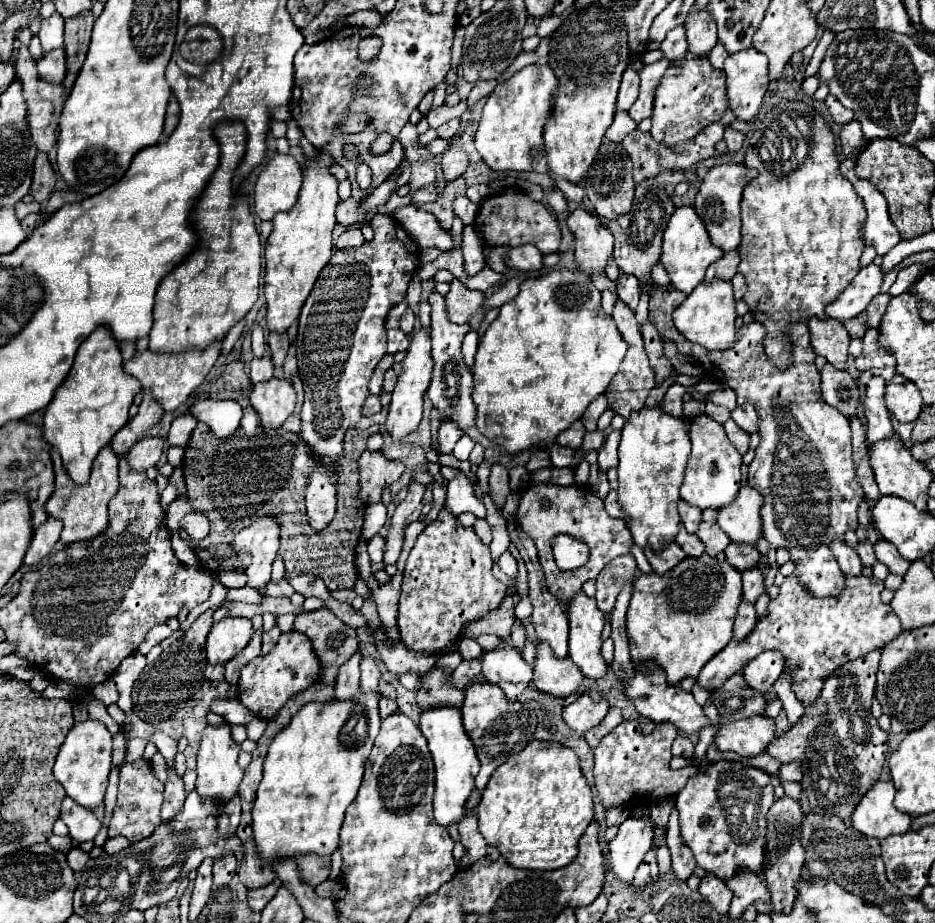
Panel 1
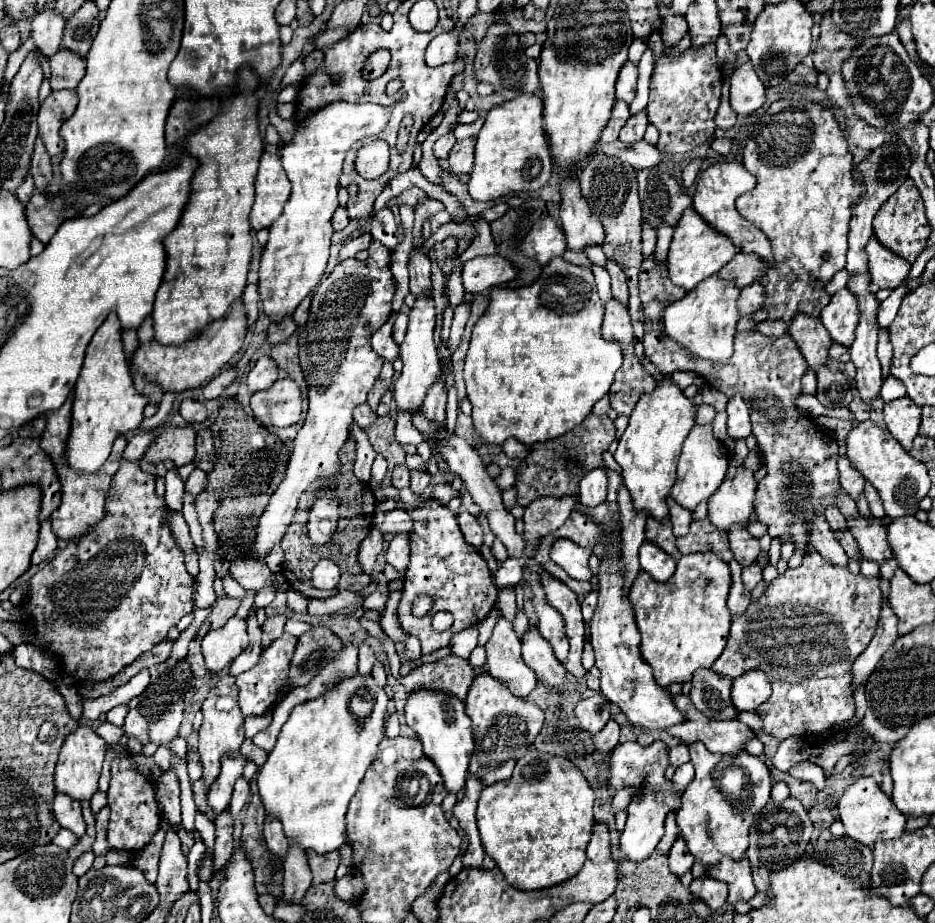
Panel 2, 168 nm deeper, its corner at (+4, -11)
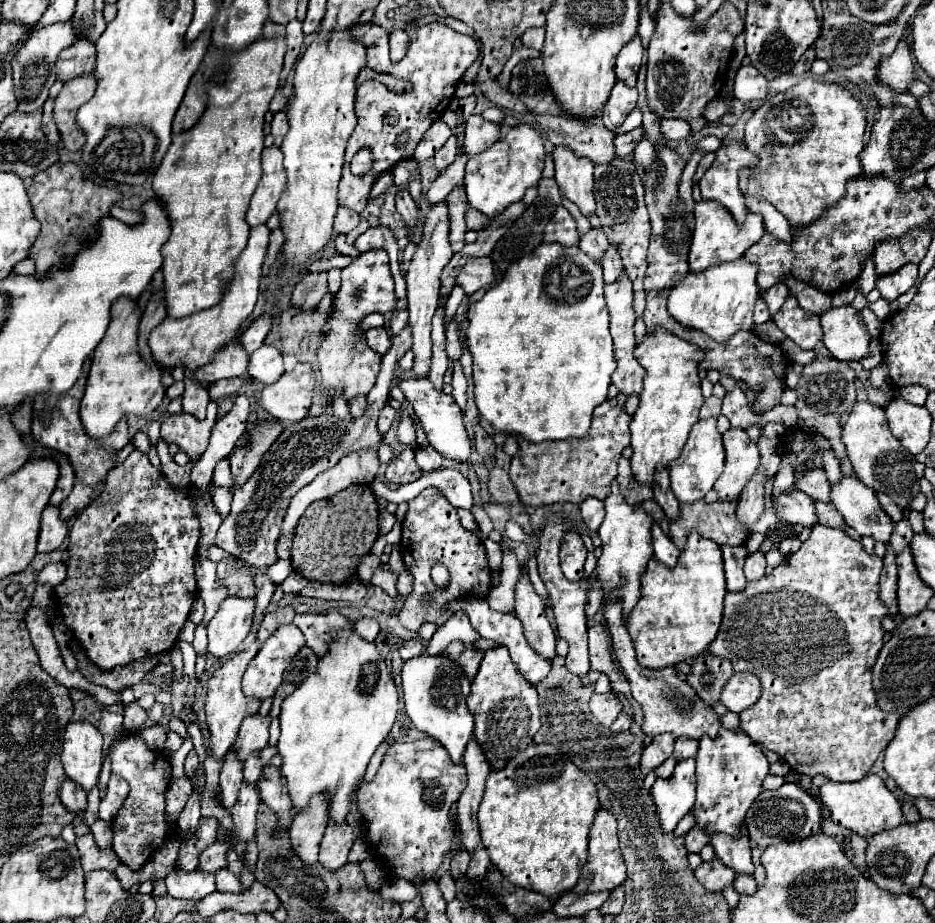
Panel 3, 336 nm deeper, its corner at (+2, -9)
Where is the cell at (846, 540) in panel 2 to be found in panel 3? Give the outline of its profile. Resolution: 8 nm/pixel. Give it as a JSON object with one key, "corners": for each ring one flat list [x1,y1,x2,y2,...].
{"corners":[[814,501,814,503,816,503,818,523,828,525,828,527,836,527,836,529,844,529,846,527,844,519,840,517,840,513,830,503,824,503,824,501]]}

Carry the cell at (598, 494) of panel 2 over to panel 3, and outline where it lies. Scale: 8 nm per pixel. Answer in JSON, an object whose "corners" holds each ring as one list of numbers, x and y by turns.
{"corners":[[588,497,582,505,580,505,580,513,582,513,582,519,586,523,586,527,590,531,598,531,598,527,602,525,604,521,604,503,600,499,594,499,594,497]]}

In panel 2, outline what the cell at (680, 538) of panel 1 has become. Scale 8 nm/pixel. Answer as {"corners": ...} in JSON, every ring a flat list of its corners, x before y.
{"corners":[[648,517,648,521,646,521,646,541,658,545,660,549,664,549,676,561,682,557,682,553,676,547,676,537,670,531,670,521,654,521,652,517]]}

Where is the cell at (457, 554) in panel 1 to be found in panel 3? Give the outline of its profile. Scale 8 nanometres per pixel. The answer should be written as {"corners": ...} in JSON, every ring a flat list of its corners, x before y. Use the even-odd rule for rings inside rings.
{"corners":[[424,489,408,505,410,507,402,523,400,547,404,555,404,565,414,575,414,591,406,599,404,609,398,613,398,619,410,631,418,631,424,619,442,625,452,615,448,611,442,611,442,605,446,605,448,601,462,599,468,591,472,591,468,595,486,597,486,591,490,589,490,567,488,567,486,549,482,547,482,541,460,525,456,509,448,503,448,499,440,489],[434,563,444,563,448,567,450,571,448,589,436,589,432,585,430,569],[422,597,428,597,430,605,422,605]]}

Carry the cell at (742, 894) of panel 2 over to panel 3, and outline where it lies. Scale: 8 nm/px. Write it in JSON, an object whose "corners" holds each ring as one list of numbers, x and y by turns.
{"corners":[[742,825,736,837,732,835,712,835,710,843,716,849,718,859,724,861,736,873,754,873,754,865,750,859,750,845,748,845,748,831]]}

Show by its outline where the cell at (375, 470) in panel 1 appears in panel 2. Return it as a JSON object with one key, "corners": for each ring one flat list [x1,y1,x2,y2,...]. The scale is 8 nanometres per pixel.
{"corners":[[406,465,394,467,394,471,392,471,392,485,396,489,402,489,402,487,410,485,410,471,406,469]]}

